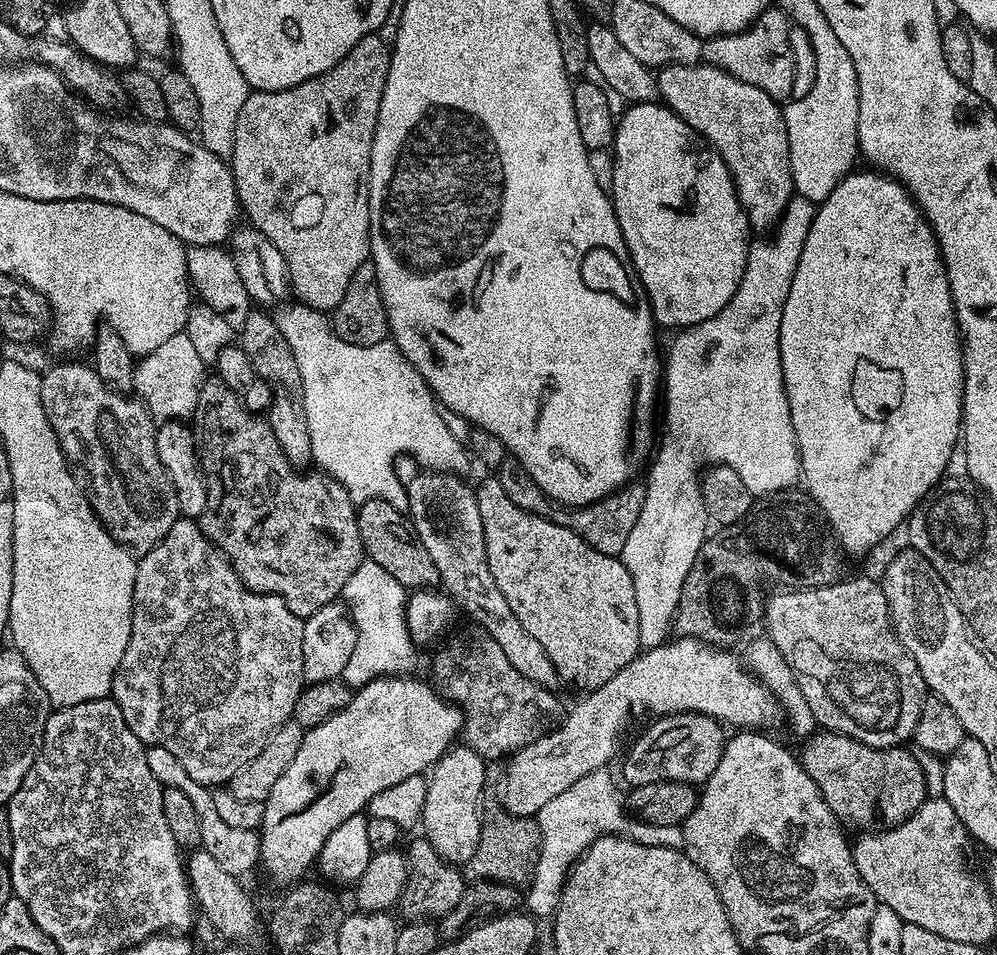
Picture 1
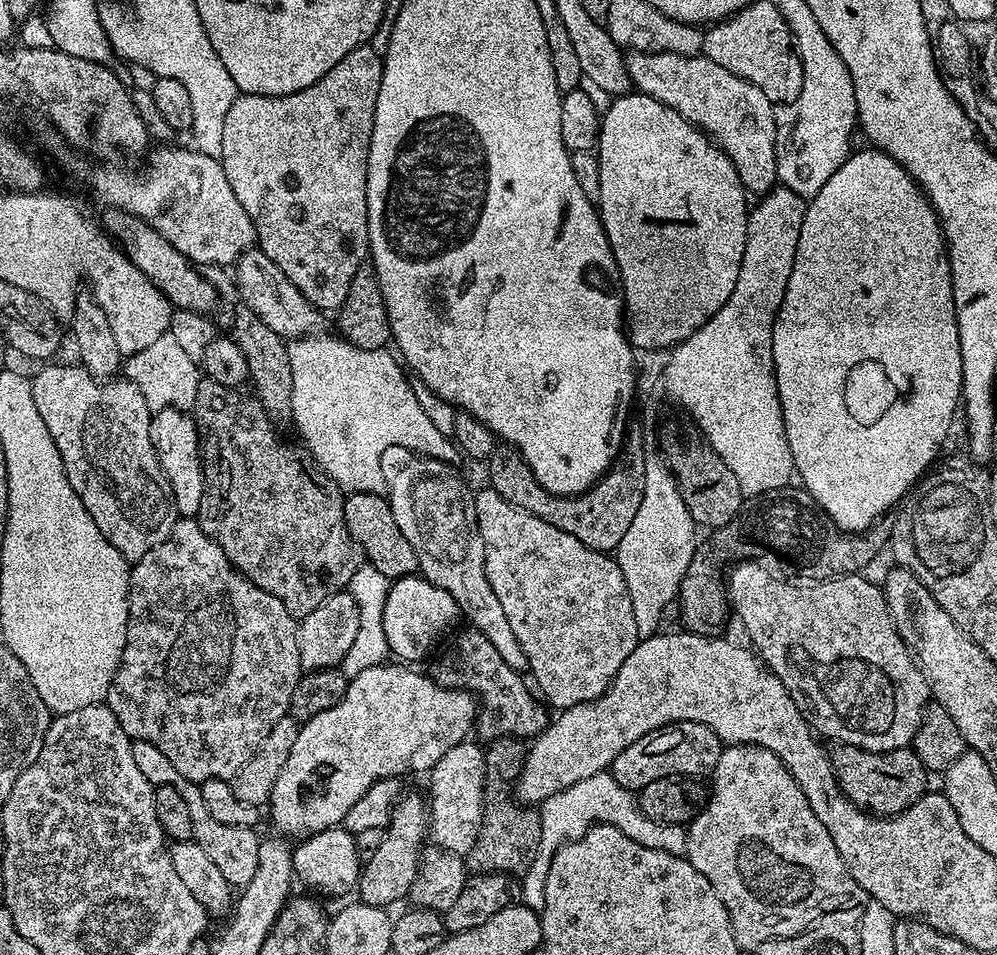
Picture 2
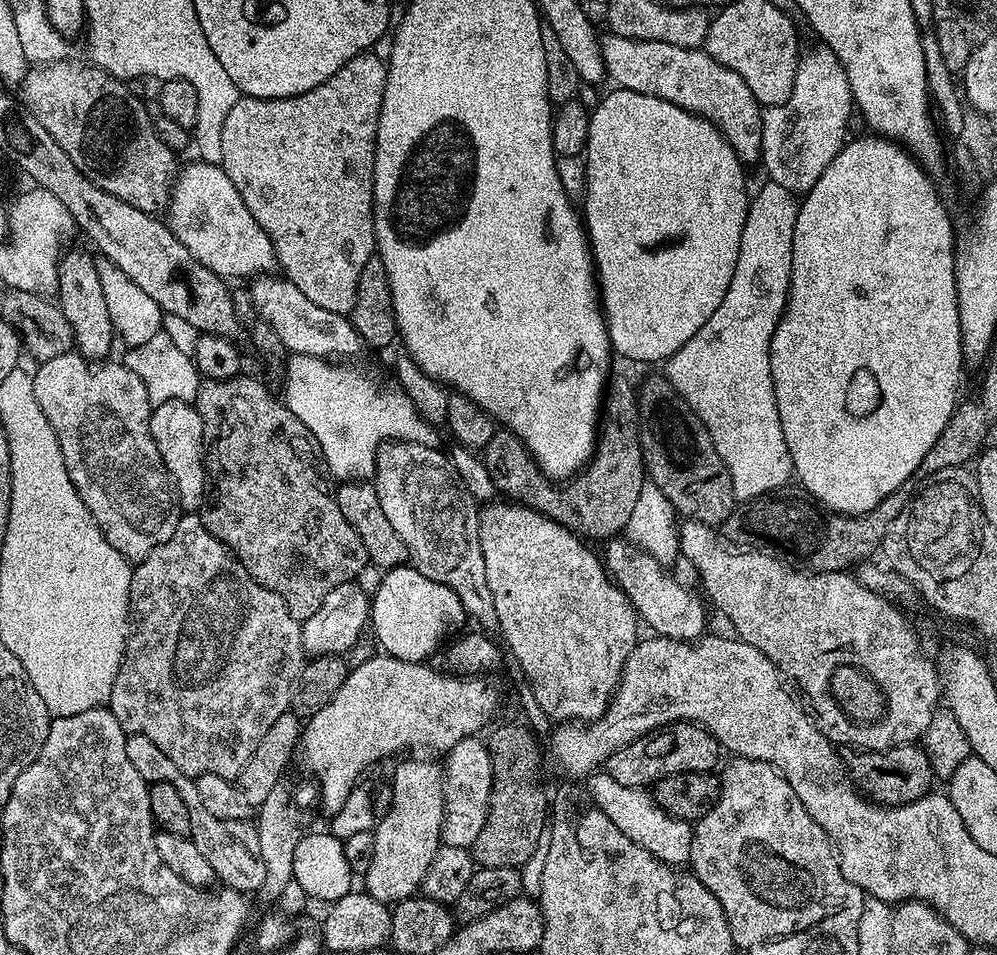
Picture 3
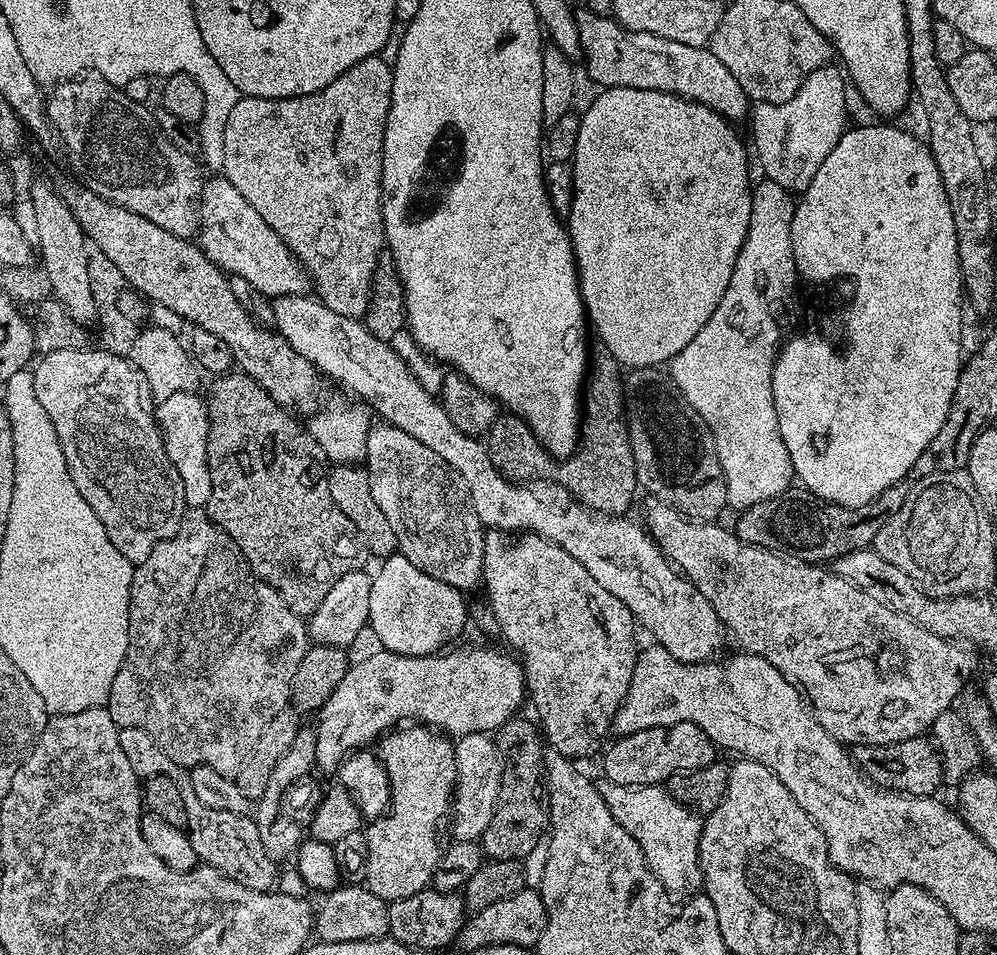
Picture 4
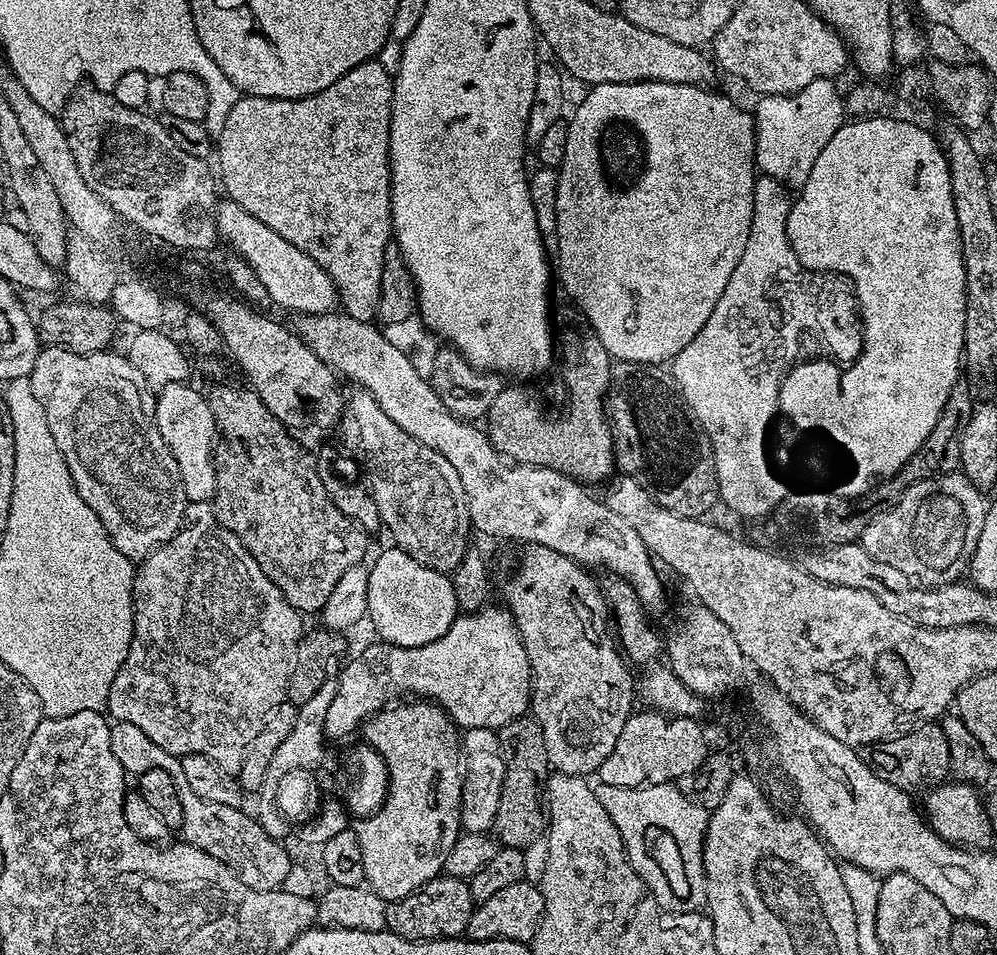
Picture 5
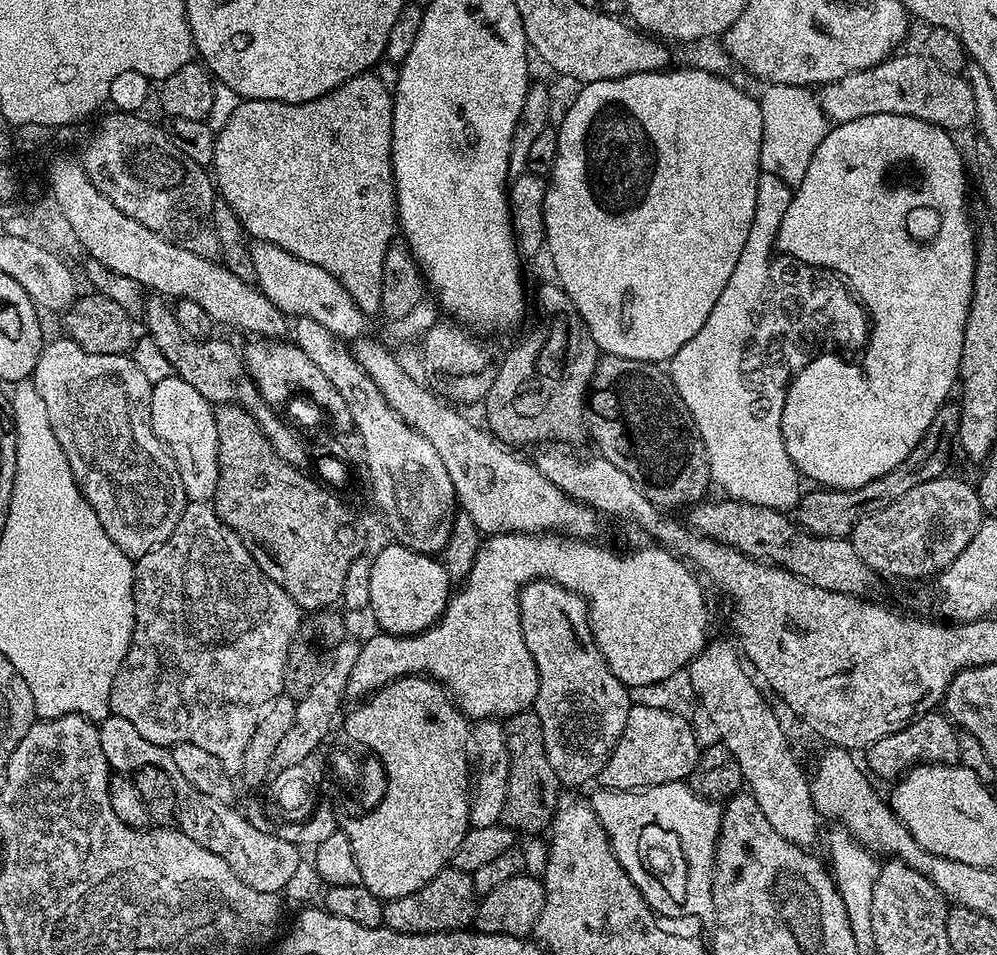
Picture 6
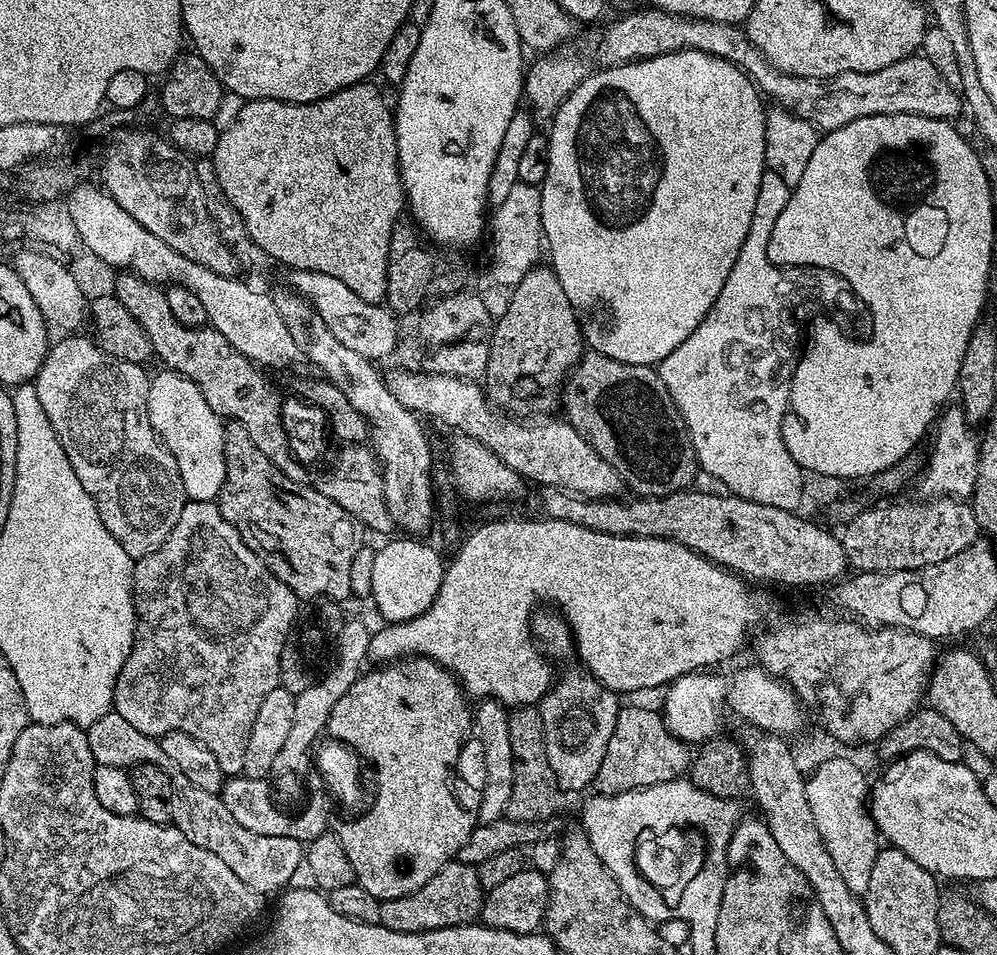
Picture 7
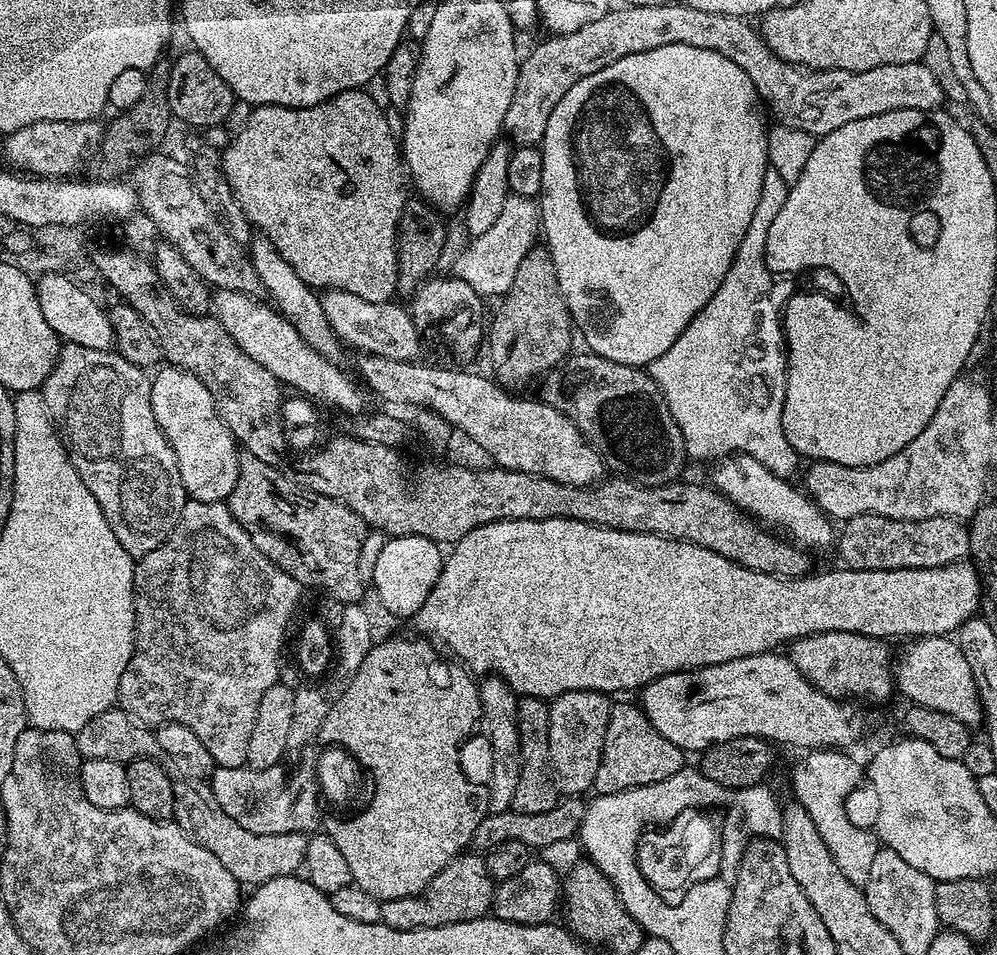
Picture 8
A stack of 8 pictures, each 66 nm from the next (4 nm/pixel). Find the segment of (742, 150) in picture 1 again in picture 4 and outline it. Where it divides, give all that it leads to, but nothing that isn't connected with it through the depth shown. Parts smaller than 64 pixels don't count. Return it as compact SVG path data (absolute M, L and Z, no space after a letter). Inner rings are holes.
M587 10L577 11L575 20L584 68L590 79L600 83L601 89L658 90L710 106L710 110L733 122L749 115L747 94L738 86L738 78L714 58L711 47L695 48L670 42L670 38L658 38L658 34L631 32L611 15L599 16Z

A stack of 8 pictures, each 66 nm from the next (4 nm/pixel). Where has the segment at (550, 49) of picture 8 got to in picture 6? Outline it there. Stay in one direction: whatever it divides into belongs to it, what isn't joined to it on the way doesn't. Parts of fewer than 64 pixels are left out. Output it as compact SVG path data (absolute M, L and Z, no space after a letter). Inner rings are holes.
M908 52L905 56L900 55L893 54L878 66L823 85L818 95L829 121L845 124L870 114L902 114L949 130L971 129L975 125L974 90L963 75L940 68L927 54L915 56Z

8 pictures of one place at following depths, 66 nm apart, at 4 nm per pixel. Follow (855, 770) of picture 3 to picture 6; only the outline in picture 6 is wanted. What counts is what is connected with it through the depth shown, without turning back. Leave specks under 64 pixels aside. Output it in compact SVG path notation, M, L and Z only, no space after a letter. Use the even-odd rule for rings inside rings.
M933 710L919 716L913 724L907 724L898 734L878 738L867 748L866 768L873 777L895 782L918 764L956 764L960 758L958 750L958 729L943 711Z

